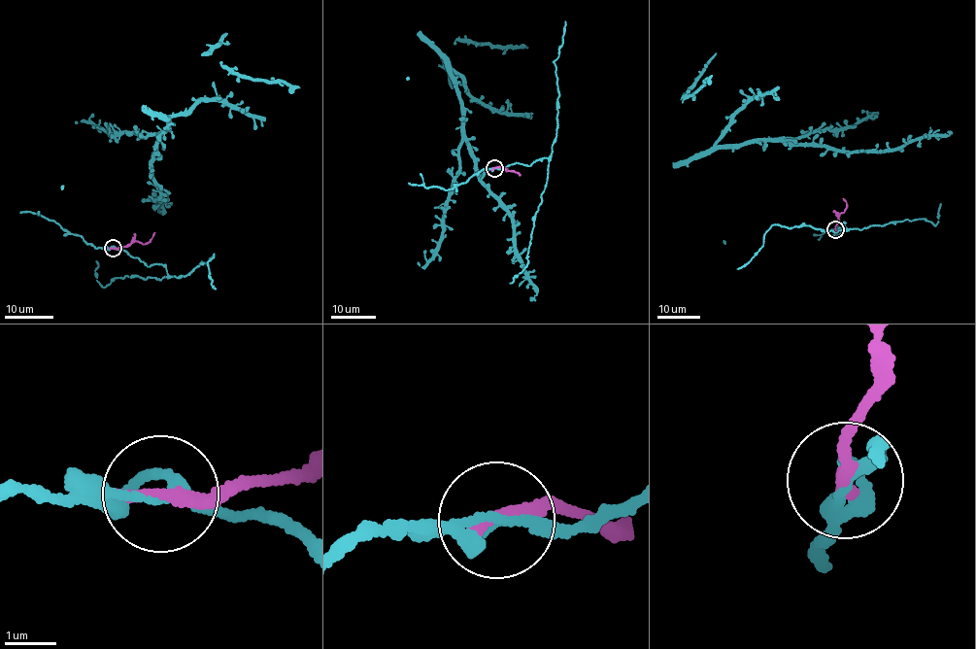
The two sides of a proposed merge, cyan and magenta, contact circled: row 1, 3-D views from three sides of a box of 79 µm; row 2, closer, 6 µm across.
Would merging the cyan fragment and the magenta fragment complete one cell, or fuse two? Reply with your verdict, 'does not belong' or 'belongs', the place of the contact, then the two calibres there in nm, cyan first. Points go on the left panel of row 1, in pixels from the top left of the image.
does not belong; at (113, 248); 240 nm thick on the cyan side, 300 nm on the other

